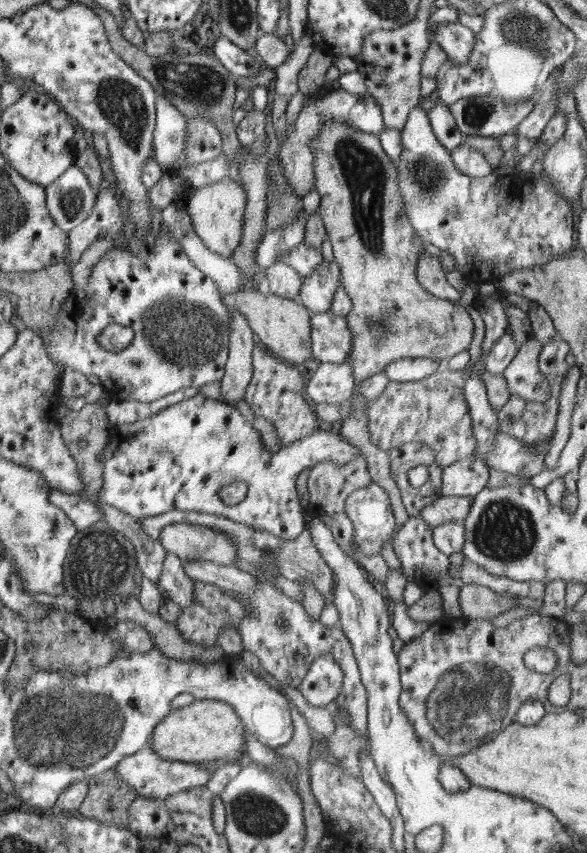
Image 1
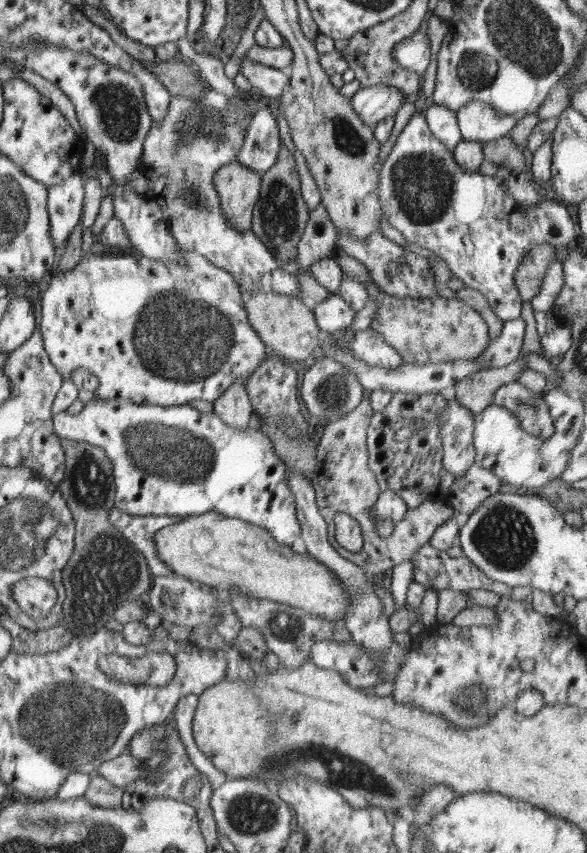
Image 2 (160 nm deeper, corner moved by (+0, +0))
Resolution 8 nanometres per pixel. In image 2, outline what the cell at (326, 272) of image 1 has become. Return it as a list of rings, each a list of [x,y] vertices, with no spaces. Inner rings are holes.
[[[331,291],[331,295],[324,301],[311,305],[316,323],[323,333],[344,330],[356,319],[357,311],[351,310],[338,292]]]

